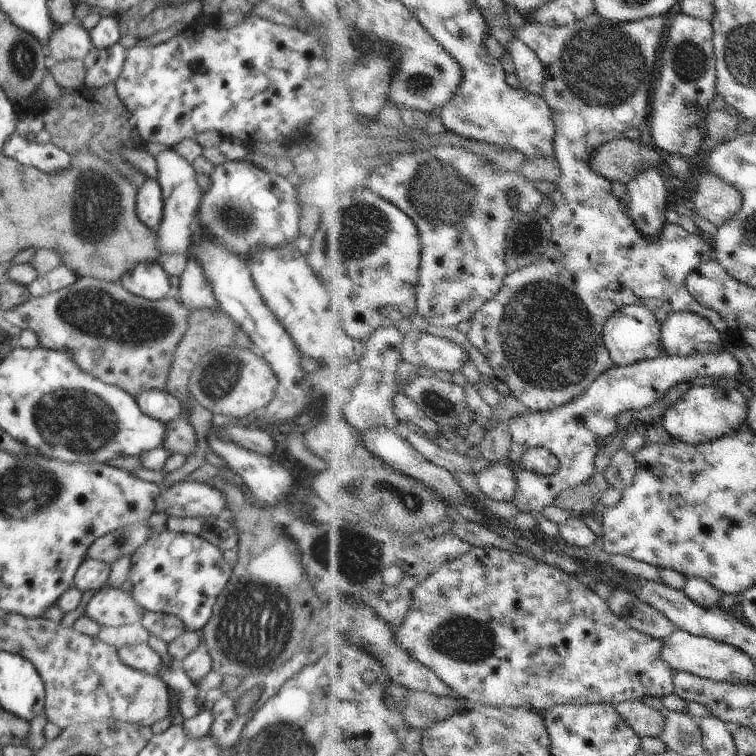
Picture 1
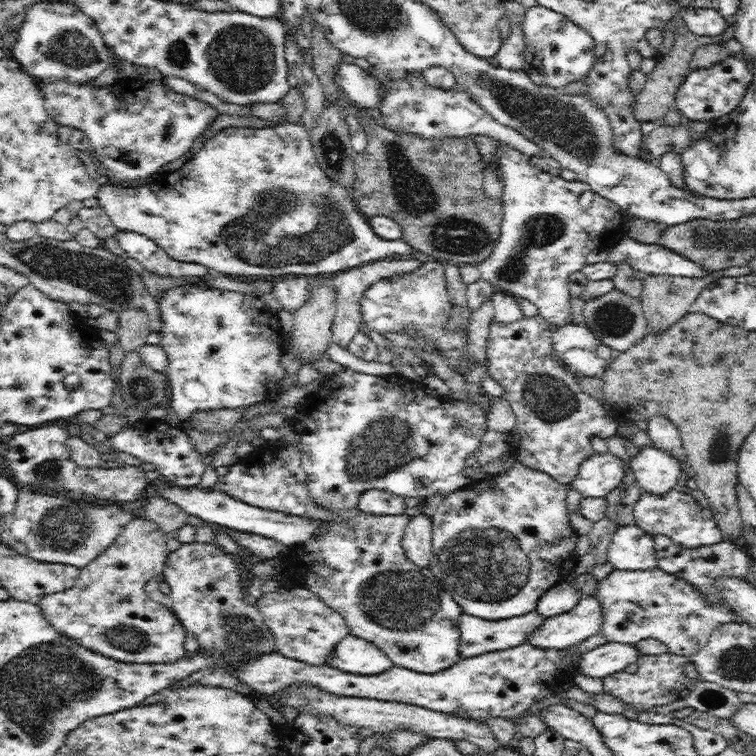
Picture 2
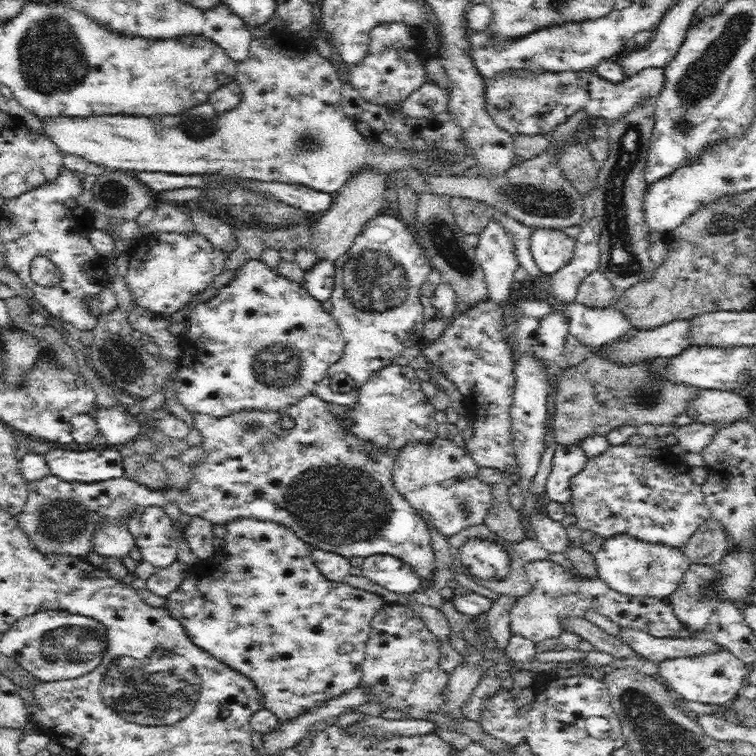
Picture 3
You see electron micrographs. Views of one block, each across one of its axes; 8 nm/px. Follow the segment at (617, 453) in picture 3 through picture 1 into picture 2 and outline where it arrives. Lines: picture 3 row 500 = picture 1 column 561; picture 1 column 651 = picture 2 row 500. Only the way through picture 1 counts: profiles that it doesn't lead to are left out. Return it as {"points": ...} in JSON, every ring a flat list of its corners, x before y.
{"points":[[672,488,662,494,653,494,641,489,640,497,633,508,635,525,650,537,664,537,681,550,694,550,710,547,722,542,720,529,714,522,714,516,708,508,700,506,695,498]]}

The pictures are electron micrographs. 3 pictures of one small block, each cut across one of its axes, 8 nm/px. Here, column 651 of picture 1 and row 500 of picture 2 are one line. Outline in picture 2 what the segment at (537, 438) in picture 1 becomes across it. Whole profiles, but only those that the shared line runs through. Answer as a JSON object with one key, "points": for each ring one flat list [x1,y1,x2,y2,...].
{"points":[[372,489,364,492,357,507,360,513,368,515,397,516,406,512,406,498,392,492]]}

